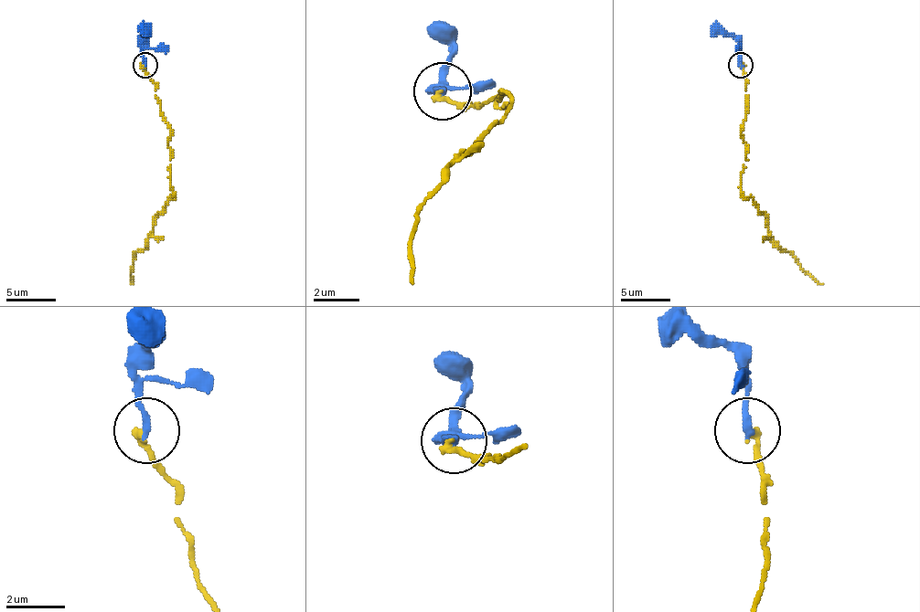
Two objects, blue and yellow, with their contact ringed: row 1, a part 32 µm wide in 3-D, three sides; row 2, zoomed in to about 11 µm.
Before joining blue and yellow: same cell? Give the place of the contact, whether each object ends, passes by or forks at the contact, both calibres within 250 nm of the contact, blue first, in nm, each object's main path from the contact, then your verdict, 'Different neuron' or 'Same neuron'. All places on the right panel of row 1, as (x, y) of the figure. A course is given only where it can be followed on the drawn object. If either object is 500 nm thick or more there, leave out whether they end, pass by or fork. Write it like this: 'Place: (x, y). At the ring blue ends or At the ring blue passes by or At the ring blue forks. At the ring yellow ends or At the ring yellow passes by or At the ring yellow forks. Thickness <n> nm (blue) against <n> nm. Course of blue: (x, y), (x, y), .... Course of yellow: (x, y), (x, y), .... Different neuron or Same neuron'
Place: (740, 65). At the ring blue ends. At the ring yellow ends. Thickness 240 nm (blue) against 240 nm. Course of blue: (741, 66), (741, 46), (711, 26). Course of yellow: (741, 66), (745, 85), (741, 130), (745, 145), (743, 195), (768, 219), (768, 232), (778, 244), (823, 284). Same neuron

